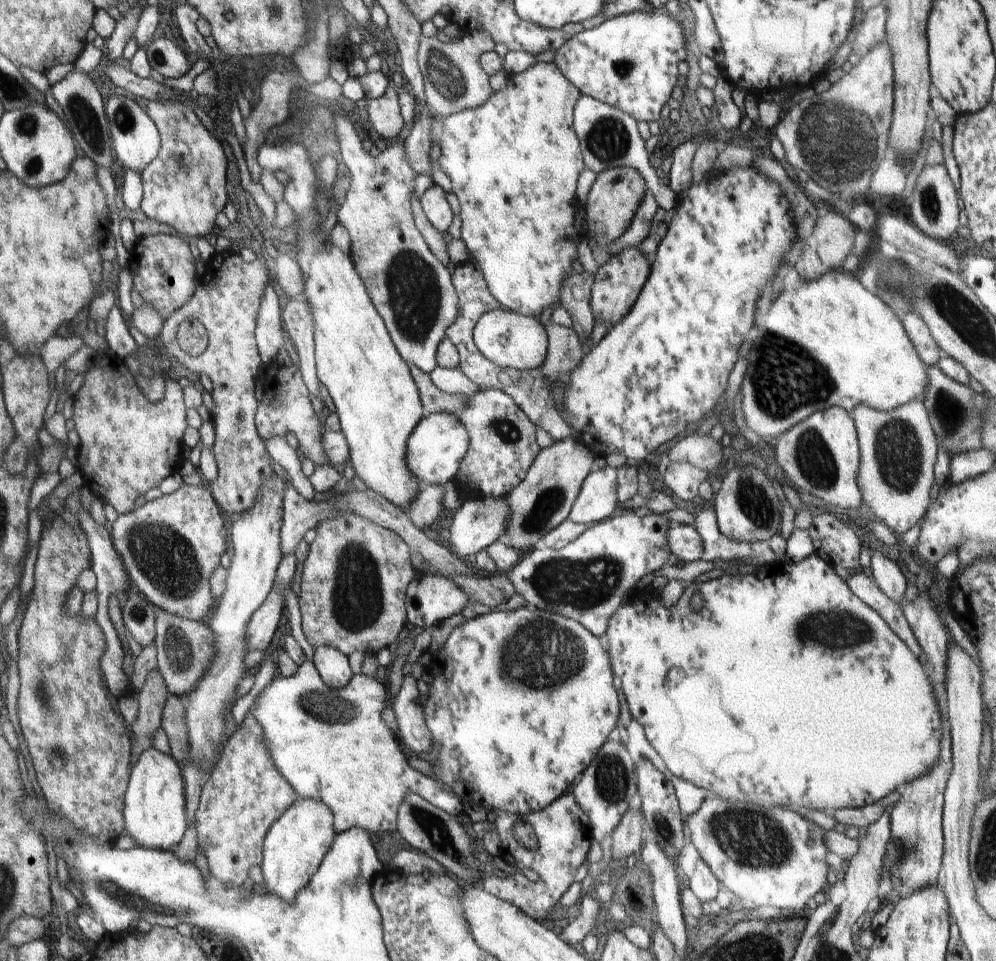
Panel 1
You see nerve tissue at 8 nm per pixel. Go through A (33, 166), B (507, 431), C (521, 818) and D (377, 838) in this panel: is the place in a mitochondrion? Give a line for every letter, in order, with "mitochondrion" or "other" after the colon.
A: mitochondrion
B: mitochondrion
C: other
D: other

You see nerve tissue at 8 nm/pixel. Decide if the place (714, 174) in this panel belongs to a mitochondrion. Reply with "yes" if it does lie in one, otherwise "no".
no

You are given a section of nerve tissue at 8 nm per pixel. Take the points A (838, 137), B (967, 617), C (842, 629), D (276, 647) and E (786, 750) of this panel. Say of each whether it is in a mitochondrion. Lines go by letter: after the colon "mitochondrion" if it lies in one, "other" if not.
A: mitochondrion
B: other
C: mitochondrion
D: other
E: other

